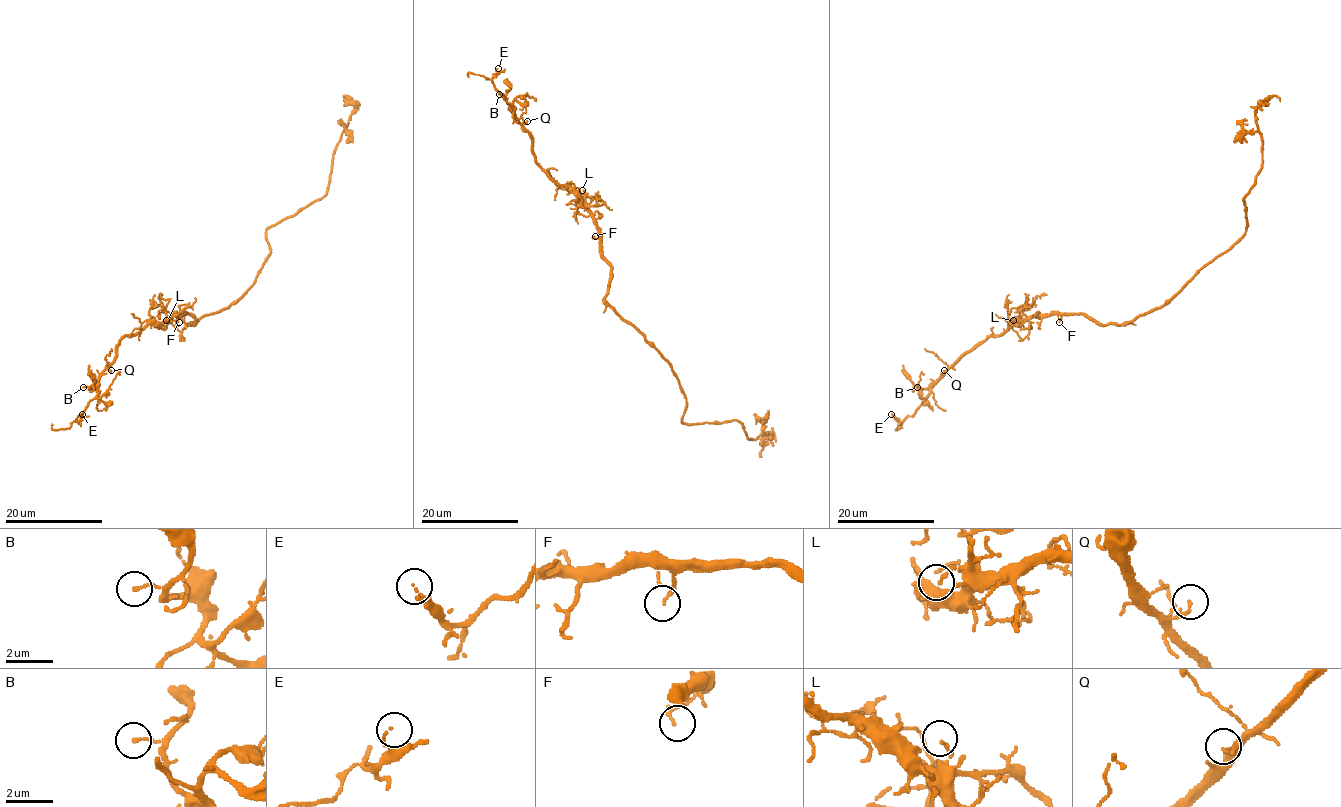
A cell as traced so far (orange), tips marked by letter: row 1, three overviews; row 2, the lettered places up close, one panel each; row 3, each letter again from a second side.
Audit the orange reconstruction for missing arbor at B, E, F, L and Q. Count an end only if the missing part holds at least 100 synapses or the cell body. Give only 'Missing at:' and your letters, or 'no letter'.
Missing at: no letter

